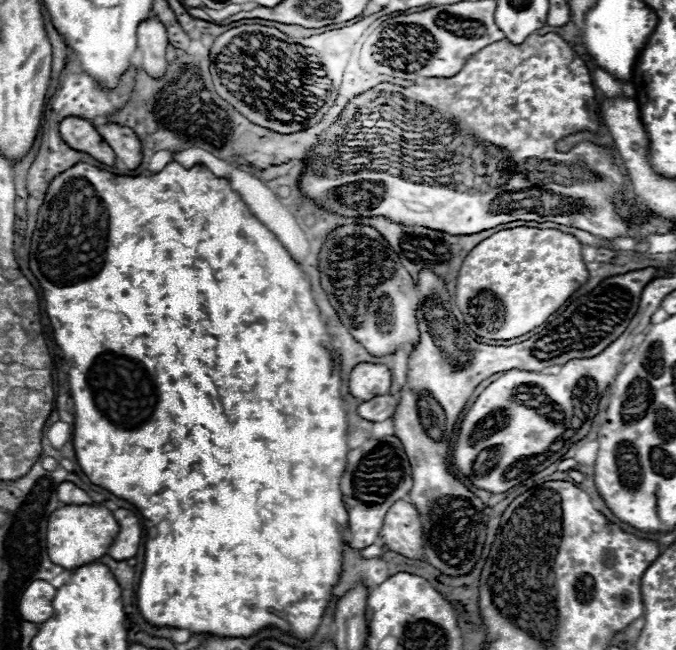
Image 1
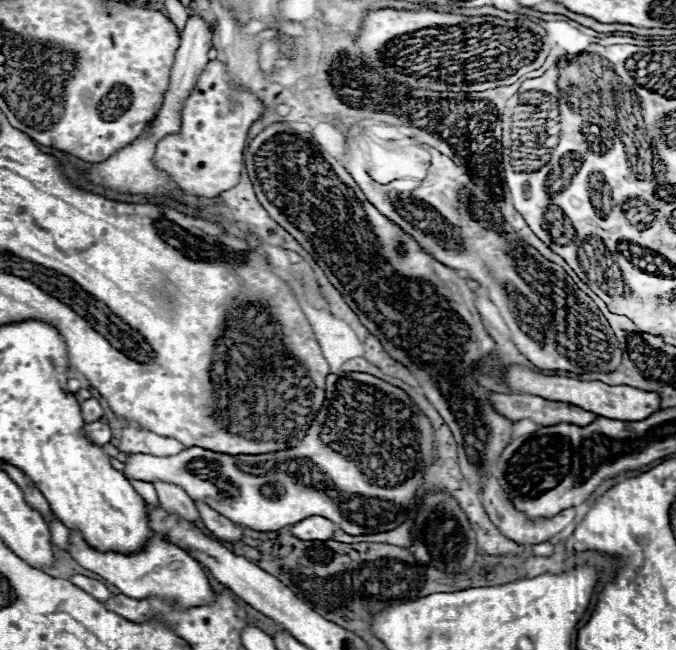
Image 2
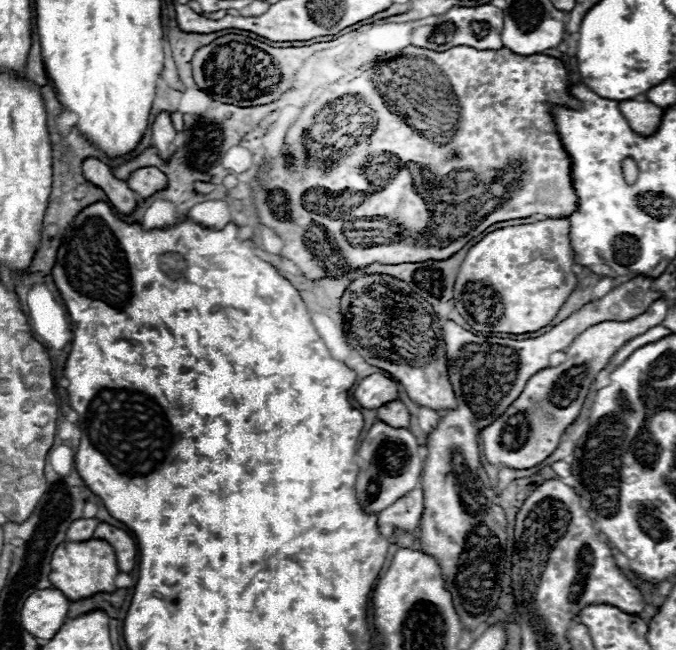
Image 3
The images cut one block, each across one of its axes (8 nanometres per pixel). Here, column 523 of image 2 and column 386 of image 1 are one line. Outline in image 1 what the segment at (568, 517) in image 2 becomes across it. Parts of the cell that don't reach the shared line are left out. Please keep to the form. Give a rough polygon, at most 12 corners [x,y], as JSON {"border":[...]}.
{"border":[[396,500],[378,540],[402,556],[422,558],[418,510]]}

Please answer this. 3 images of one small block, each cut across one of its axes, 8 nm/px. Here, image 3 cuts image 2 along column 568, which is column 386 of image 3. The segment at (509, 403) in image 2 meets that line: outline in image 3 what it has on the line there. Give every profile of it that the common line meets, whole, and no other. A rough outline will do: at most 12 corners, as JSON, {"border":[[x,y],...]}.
{"border":[[400,400],[376,410],[392,428],[410,426],[408,408]]}

